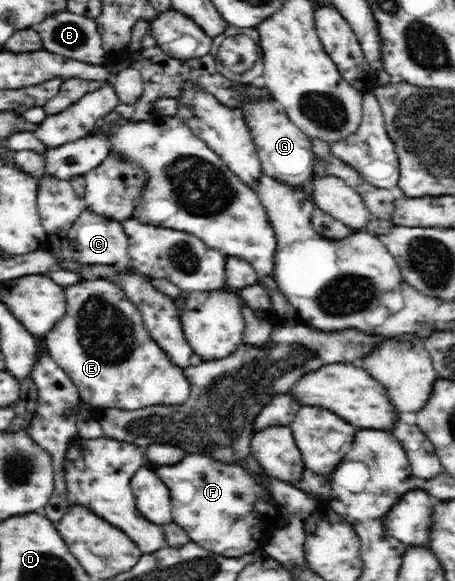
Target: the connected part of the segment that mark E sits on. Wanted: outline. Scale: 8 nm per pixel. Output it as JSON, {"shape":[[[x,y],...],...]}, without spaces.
{"shape":[[[83,279],[66,287],[67,313],[49,334],[45,335],[45,345],[53,361],[65,370],[79,389],[85,404],[99,407],[117,407],[127,411],[151,405],[179,405],[190,396],[190,387],[185,369],[174,364],[149,335],[143,316],[125,292],[107,279]]]}

